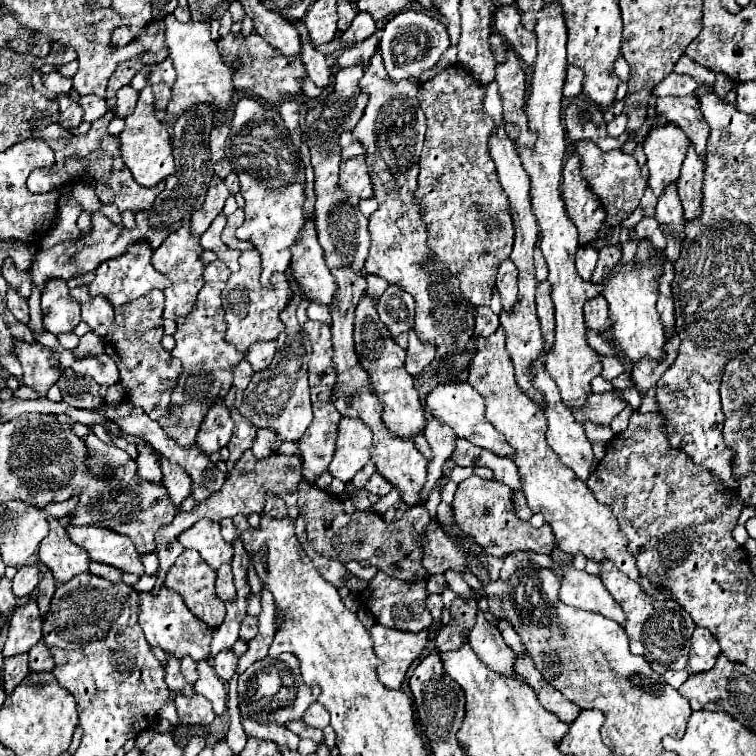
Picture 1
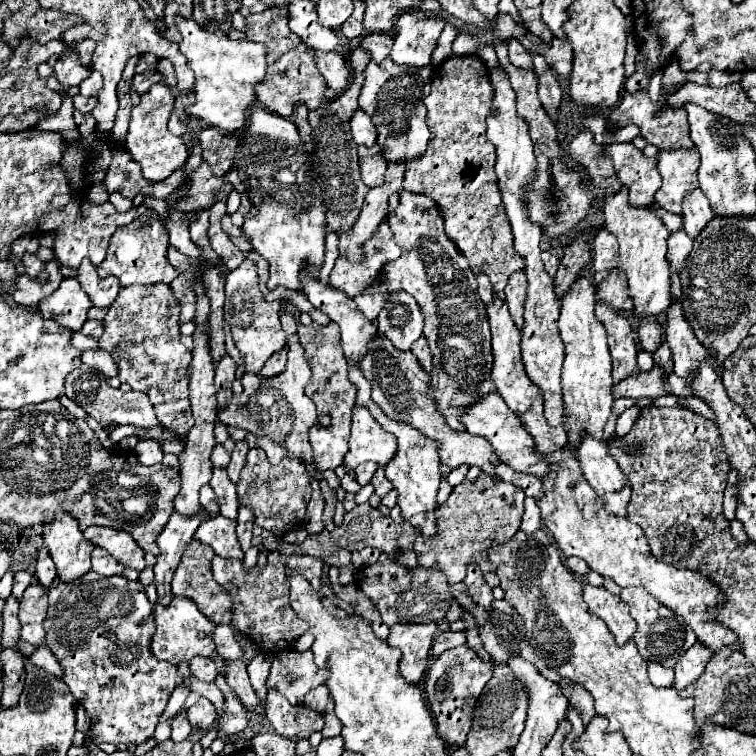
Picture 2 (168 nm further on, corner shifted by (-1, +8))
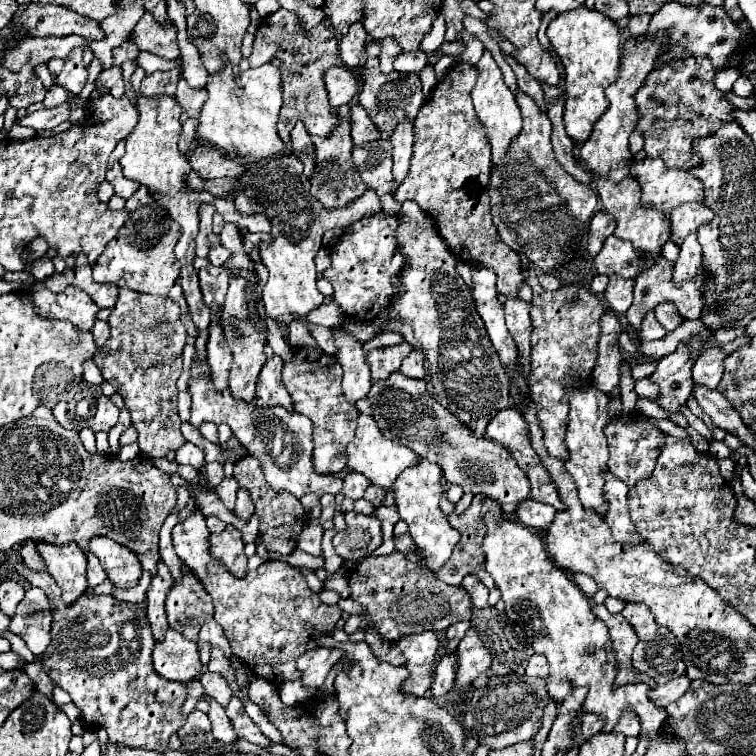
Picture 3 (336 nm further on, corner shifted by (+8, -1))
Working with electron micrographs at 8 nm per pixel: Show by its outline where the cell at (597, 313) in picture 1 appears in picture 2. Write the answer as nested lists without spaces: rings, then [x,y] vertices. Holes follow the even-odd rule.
[[[613,269],[599,285],[597,285],[597,301],[609,305],[615,311],[631,311],[633,309],[633,301],[627,295],[627,281],[623,273],[617,273],[617,269]]]

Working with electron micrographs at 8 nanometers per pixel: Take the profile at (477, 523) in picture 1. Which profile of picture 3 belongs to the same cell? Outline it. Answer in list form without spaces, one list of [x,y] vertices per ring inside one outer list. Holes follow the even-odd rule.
[[[478,494],[478,496],[474,496],[470,508],[462,516],[452,514],[448,518],[450,526],[454,526],[460,532],[460,542],[456,544],[456,550],[452,552],[452,556],[444,564],[444,568],[436,574],[446,584],[462,584],[462,578],[468,574],[486,578],[485,556],[482,551],[486,528],[484,528],[482,514],[480,514],[484,500],[486,500],[486,496]]]

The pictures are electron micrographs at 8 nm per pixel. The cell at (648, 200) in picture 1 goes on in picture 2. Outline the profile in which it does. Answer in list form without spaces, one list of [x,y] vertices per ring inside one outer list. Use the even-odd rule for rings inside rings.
[[[653,201],[651,205],[647,205],[647,209],[653,209],[653,213],[657,213],[657,217],[661,217],[661,221],[665,223],[665,227],[667,227],[669,231],[677,231],[677,229],[683,225],[681,215],[673,215],[673,213],[669,213],[669,211],[661,209],[655,201]]]

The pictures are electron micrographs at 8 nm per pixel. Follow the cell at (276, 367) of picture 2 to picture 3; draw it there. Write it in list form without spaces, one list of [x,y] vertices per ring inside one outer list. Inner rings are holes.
[[[266,346],[266,364],[258,376],[258,386],[256,386],[256,406],[266,408],[266,406],[284,406],[286,410],[294,410],[292,398],[288,390],[284,388],[282,382],[282,366],[284,360],[272,352],[270,346]]]

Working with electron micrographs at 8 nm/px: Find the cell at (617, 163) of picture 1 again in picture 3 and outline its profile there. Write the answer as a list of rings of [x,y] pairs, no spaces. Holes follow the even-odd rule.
[[[660,158],[636,160],[630,172],[642,186],[642,204],[670,212],[686,202],[704,202],[704,184],[690,170],[666,168]]]

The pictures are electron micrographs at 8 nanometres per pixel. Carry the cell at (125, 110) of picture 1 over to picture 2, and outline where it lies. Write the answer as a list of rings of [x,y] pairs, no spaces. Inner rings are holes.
[[[145,71],[145,73],[139,73],[133,77],[133,83],[131,83],[131,89],[137,91],[139,95],[145,95],[149,91],[149,87],[153,83],[159,83],[161,81],[161,75],[157,71]]]

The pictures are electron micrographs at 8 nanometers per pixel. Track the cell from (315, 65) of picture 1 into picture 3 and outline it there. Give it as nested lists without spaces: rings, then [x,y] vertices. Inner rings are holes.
[[[344,66],[330,68],[326,72],[326,76],[324,76],[324,82],[326,82],[330,104],[334,108],[348,104],[358,94],[358,80],[356,80],[356,76],[354,76],[352,70],[348,70]]]

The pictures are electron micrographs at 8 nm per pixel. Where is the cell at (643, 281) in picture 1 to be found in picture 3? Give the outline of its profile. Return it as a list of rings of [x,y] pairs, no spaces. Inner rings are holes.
[[[632,174],[622,178],[620,182],[608,182],[606,178],[600,178],[596,190],[604,210],[612,214],[618,222],[614,234],[618,238],[630,240],[636,250],[652,250],[652,254],[658,256],[662,246],[670,240],[670,218],[666,212],[648,210],[646,206],[640,206],[640,184],[636,182],[636,178],[632,178]]]

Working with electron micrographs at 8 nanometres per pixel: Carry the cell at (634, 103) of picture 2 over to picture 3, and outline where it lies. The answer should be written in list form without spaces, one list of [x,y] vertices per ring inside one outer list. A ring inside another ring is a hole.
[[[684,58],[684,60],[664,62],[660,66],[660,70],[656,68],[648,76],[646,86],[642,86],[640,92],[636,94],[636,104],[638,104],[638,110],[642,114],[642,118],[638,122],[638,130],[644,134],[644,140],[646,140],[644,150],[646,150],[648,158],[662,158],[668,168],[690,170],[692,166],[698,166],[700,156],[694,154],[692,142],[698,138],[704,138],[704,136],[712,136],[712,132],[716,132],[720,126],[734,120],[736,106],[732,102],[728,102],[726,92],[720,92],[714,86],[714,78],[716,78],[718,70],[700,70],[704,66],[712,68],[712,66],[708,66],[706,58]]]

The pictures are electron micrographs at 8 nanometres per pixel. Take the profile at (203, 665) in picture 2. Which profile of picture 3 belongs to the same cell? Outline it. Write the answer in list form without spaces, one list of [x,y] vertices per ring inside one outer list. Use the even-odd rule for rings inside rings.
[[[206,672],[206,674],[202,674],[200,682],[202,682],[202,686],[206,688],[206,694],[210,694],[220,706],[228,706],[228,702],[230,702],[230,698],[234,696],[234,692],[230,690],[228,682],[224,682],[222,674]]]

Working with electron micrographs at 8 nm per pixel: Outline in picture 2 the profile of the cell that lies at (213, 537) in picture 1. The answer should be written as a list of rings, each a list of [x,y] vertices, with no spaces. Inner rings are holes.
[[[223,515],[211,517],[199,525],[199,529],[195,531],[195,539],[211,545],[215,555],[227,559],[243,559],[243,551],[235,537],[235,525],[237,523],[233,519],[225,519]]]

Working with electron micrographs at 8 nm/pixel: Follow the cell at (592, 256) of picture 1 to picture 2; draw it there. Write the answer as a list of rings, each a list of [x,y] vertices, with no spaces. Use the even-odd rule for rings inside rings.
[[[599,229],[595,239],[593,239],[593,257],[591,257],[591,265],[593,265],[593,271],[605,271],[605,269],[613,269],[617,263],[615,263],[615,255],[617,255],[617,249],[619,249],[619,243],[617,239],[607,233],[605,229]]]

